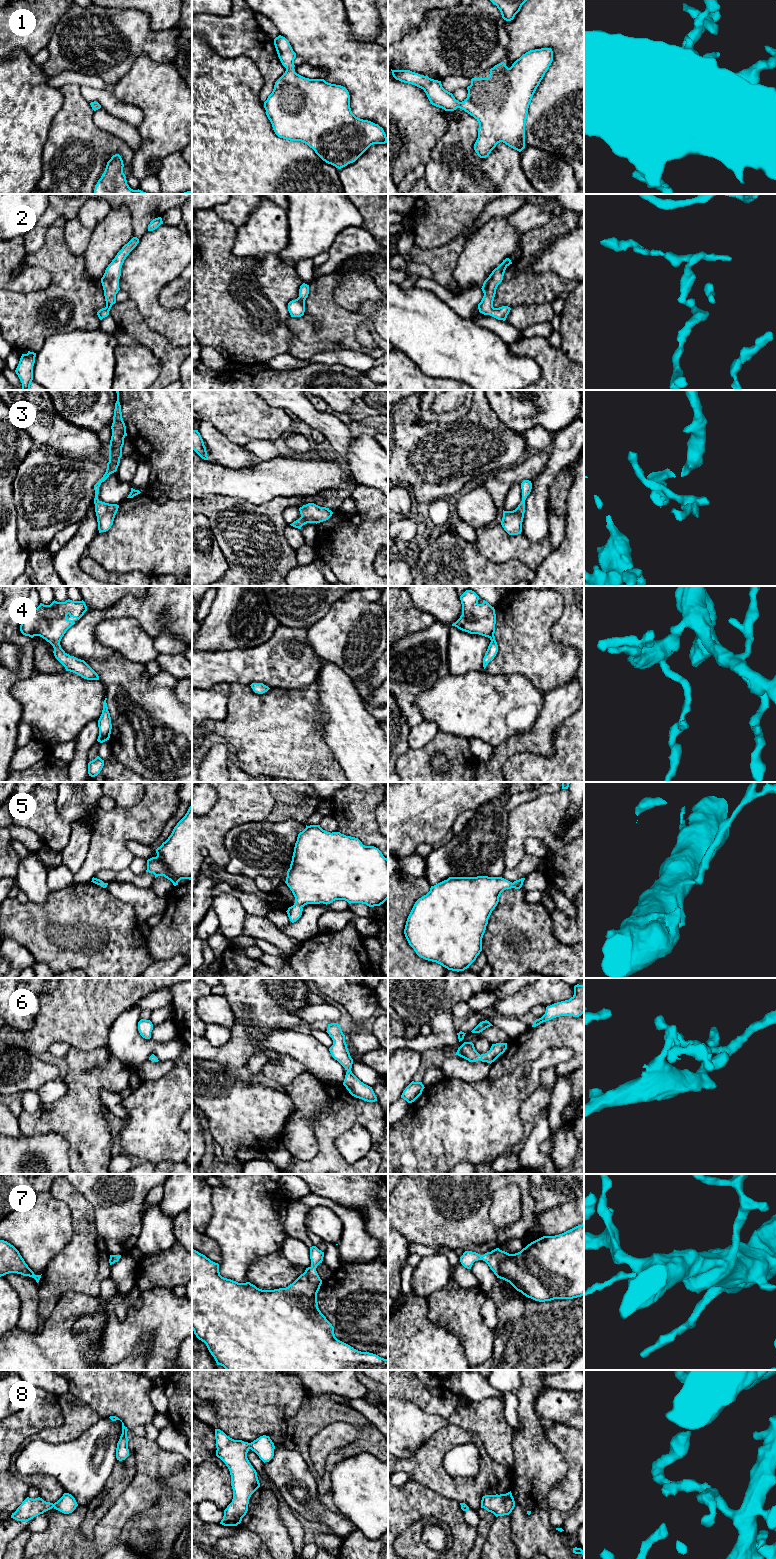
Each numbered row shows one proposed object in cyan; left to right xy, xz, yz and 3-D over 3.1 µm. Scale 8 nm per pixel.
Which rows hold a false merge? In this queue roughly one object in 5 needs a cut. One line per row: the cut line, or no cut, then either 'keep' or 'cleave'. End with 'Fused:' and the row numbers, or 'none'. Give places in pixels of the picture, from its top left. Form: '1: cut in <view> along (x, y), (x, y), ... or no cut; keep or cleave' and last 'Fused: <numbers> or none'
1: no cut; keep
2: no cut; keep
3: no cut; keep
4: no cut; keep
5: no cut; keep
6: no cut; keep
7: no cut; keep
8: no cut; keep
Fused: none

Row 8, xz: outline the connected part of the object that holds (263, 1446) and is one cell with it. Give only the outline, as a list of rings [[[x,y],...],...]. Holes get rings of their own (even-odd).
[[[215,1429],[216,1456],[228,1467],[233,1489],[232,1502],[224,1510],[220,1524],[237,1526],[248,1511],[251,1495],[260,1487],[257,1472],[249,1462],[247,1453],[251,1449],[265,1463],[274,1456],[274,1443],[263,1435],[251,1443],[234,1440],[220,1429]]]

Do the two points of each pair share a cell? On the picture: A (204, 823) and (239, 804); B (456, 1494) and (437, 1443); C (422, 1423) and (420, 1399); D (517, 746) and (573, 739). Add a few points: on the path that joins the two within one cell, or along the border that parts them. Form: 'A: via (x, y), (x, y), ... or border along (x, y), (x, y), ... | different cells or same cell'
A: via (213, 823), (217, 823), (230, 810) | same cell
B: via (443, 1481), (436, 1474), (436, 1456) | same cell
C: border along (401, 1397), (412, 1401), (425, 1412), (443, 1418) | different cells
D: border along (565, 720), (554, 732), (554, 753), (535, 754) | different cells

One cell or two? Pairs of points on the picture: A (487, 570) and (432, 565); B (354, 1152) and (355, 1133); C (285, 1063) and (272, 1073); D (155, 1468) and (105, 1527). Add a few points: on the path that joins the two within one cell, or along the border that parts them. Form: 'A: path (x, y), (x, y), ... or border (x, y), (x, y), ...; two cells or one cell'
A: path (473, 570), (457, 570), (454, 568), (446, 570); one cell
B: path (354, 1147), (355, 1138); one cell
C: path (282, 1066), (275, 1070); one cell
D: path (147, 1483), (120, 1512); one cell

